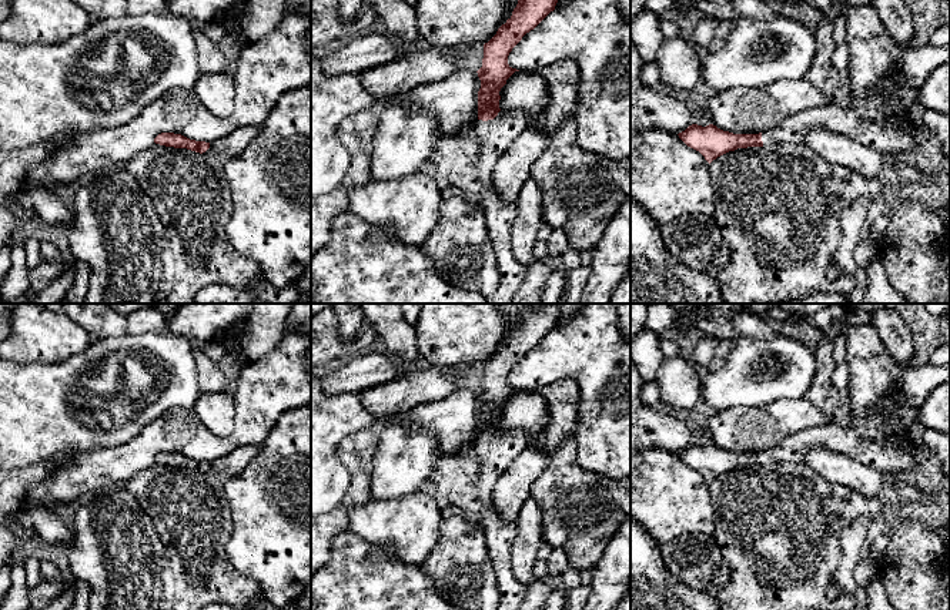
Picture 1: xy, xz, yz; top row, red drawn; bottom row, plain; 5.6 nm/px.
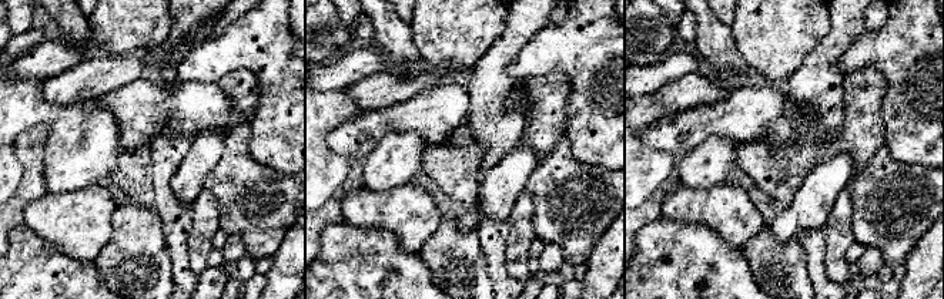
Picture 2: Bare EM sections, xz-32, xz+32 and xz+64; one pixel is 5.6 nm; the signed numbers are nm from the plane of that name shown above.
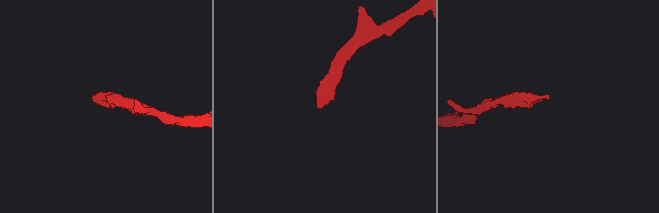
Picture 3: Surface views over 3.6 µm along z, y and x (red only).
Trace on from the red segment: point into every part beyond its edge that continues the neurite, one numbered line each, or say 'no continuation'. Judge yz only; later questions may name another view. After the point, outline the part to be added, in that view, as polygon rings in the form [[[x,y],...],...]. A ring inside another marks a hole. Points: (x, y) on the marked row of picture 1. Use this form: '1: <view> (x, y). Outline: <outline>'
1: yz (893, 133). Outline: [[[836,103],[807,108],[763,131],[763,147],[803,143],[805,137],[817,125],[850,137],[886,157],[911,150],[914,147],[911,128],[924,125],[936,134],[946,158],[950,160],[950,118],[941,113],[913,110],[903,114],[889,114],[882,120],[863,120],[850,105],[843,108]]]

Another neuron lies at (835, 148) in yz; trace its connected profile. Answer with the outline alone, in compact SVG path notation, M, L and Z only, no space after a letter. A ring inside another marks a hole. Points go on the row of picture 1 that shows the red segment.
M820 125L814 127L803 143L827 164L843 165L867 178L877 178L889 164L886 155Z

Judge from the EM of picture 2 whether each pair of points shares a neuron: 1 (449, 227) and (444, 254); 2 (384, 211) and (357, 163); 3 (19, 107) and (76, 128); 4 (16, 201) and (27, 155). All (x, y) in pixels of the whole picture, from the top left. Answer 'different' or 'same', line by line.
1: same
2: different
3: same
4: same

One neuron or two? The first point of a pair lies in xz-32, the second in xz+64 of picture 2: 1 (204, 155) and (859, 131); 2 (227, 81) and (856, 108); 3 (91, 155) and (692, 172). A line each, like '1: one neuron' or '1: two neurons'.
1: two neurons
2: one neuron
3: one neuron

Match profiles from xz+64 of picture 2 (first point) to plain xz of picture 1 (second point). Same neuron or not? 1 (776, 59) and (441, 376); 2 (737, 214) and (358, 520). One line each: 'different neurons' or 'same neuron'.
1: different neurons
2: same neuron

